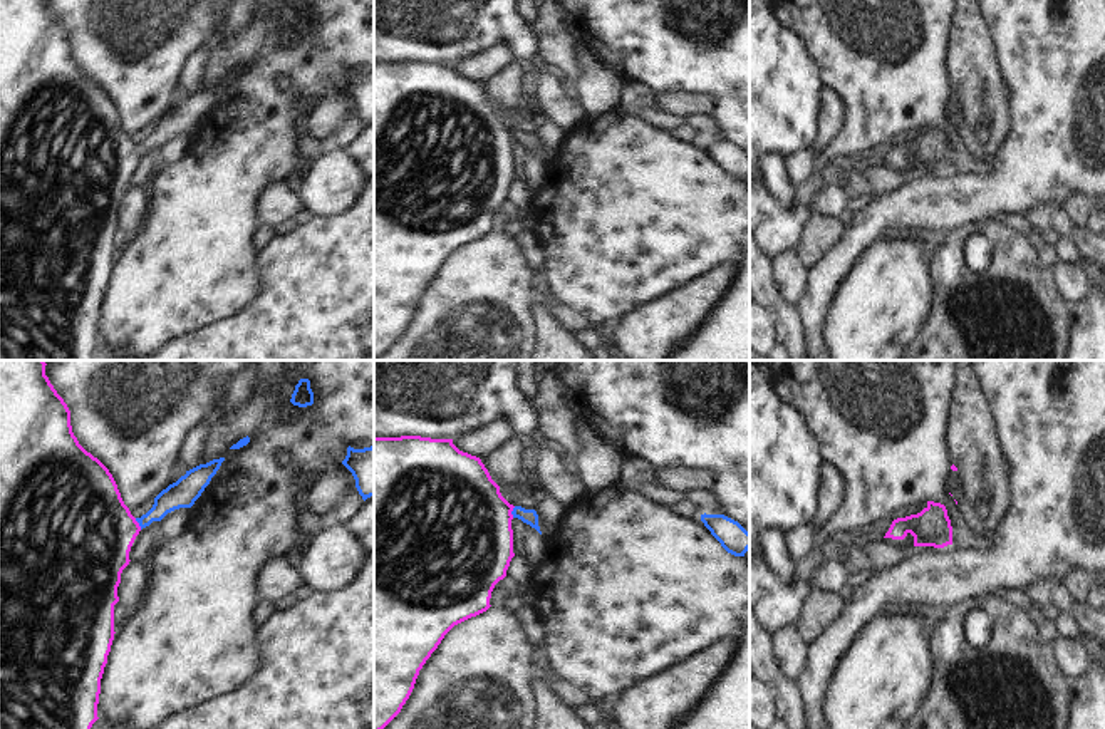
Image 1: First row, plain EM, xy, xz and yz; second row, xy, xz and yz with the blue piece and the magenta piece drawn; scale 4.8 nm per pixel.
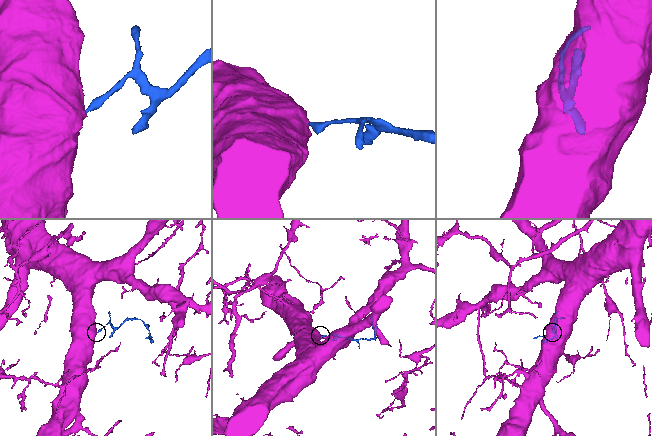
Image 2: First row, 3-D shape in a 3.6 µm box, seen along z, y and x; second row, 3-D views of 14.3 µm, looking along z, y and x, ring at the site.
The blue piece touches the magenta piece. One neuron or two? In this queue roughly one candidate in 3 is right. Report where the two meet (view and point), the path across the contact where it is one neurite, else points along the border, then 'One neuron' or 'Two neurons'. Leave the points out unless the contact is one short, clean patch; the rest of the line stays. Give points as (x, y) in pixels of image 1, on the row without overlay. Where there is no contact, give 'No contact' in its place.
Touches blue at xy (138, 146). Path across: xy (181, 118), (138, 146), (131, 151), (88, 156). One neuron

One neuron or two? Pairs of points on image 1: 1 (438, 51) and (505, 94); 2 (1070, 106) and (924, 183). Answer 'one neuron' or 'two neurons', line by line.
1: two neurons
2: one neuron

